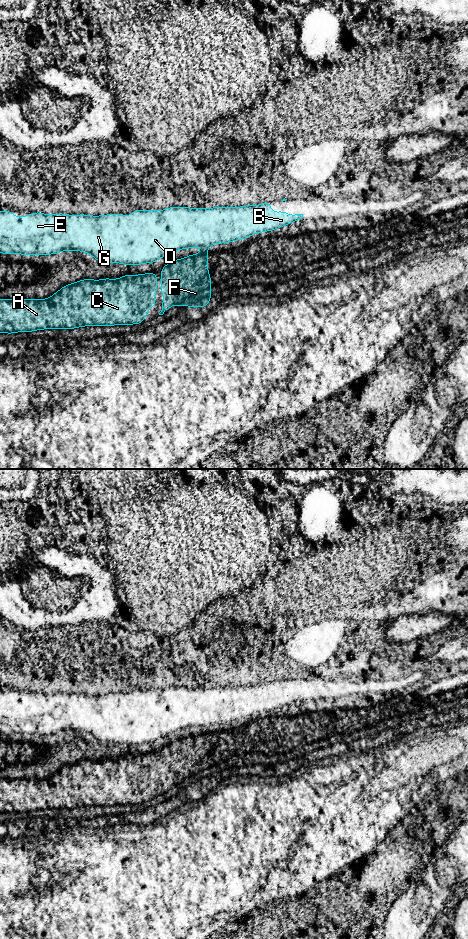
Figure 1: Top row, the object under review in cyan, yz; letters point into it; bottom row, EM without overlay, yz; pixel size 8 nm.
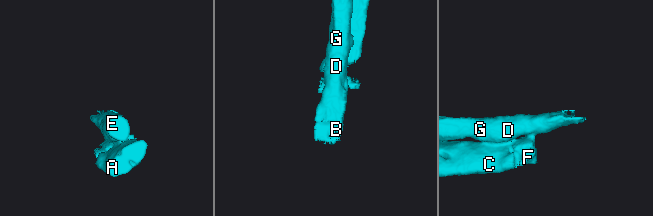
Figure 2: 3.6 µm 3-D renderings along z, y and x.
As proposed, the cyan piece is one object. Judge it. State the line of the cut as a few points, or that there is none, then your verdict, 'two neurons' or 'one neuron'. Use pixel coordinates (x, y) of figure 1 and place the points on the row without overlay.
yz (206, 727), (203, 729) | two neurons

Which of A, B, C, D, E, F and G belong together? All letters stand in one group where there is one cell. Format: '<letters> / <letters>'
A C F / B D E G

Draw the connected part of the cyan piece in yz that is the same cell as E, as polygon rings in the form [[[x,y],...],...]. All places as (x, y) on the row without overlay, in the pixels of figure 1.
[[[272,682],[244,687],[215,687],[215,688],[186,688],[170,687],[165,690],[134,690],[132,695],[122,696],[116,694],[90,696],[90,695],[46,695],[34,692],[25,697],[12,697],[15,691],[0,691],[0,732],[9,735],[20,733],[26,735],[58,734],[64,730],[84,731],[91,734],[97,741],[122,743],[125,745],[140,745],[154,743],[157,739],[165,737],[178,729],[187,729],[199,726],[203,729],[216,723],[226,724],[239,719],[246,719],[256,713],[272,711],[302,699],[303,694],[289,696],[287,692],[274,693],[270,690]]]

